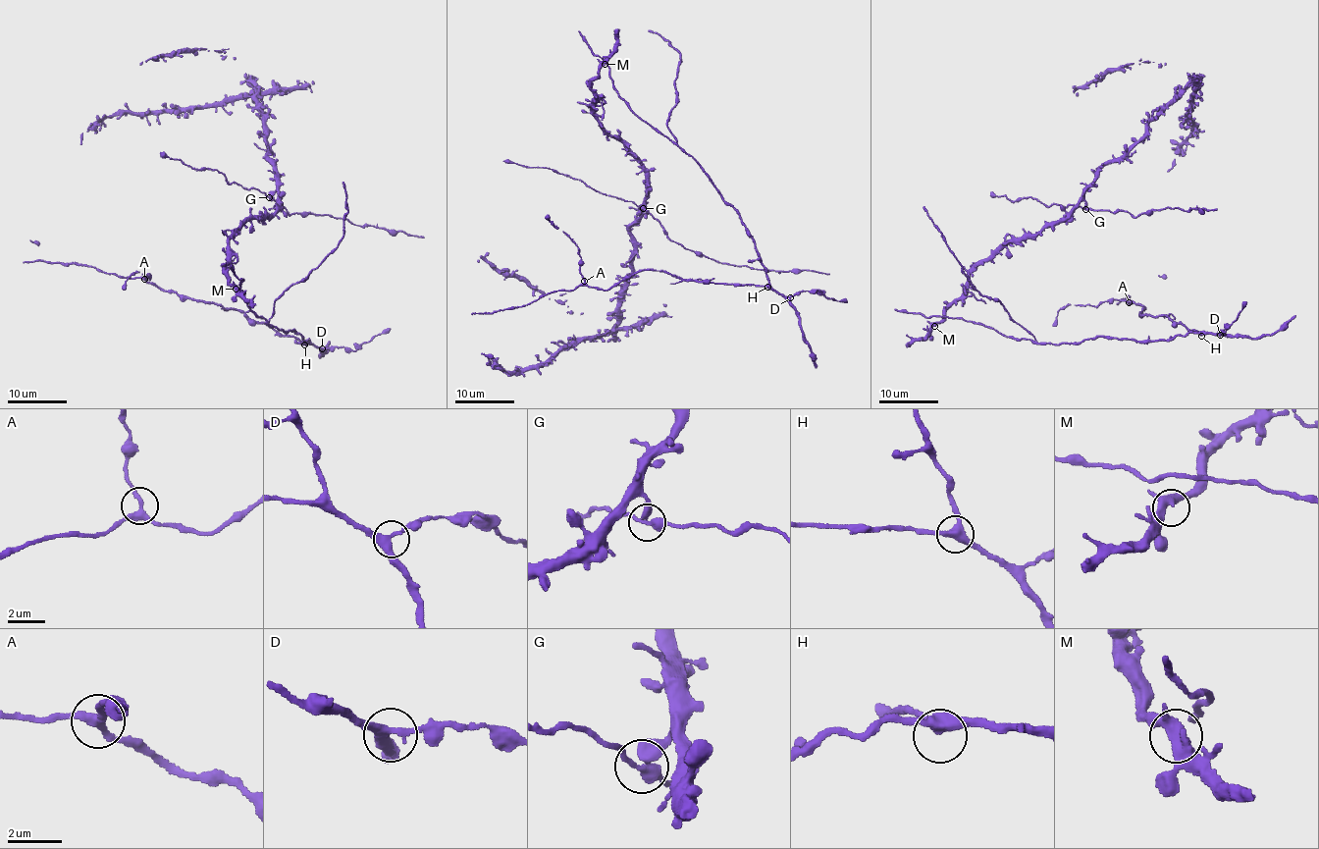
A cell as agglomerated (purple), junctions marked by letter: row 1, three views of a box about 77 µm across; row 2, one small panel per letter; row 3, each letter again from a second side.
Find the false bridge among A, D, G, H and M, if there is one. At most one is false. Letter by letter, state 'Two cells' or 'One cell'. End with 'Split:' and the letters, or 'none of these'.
A: One cell
D: One cell
G: One cell
H: One cell
M: One cell
Split: none of these

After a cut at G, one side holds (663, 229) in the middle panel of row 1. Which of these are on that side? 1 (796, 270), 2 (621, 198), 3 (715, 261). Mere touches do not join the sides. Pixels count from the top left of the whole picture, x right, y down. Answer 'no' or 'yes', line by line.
1: yes
2: yes
3: yes

